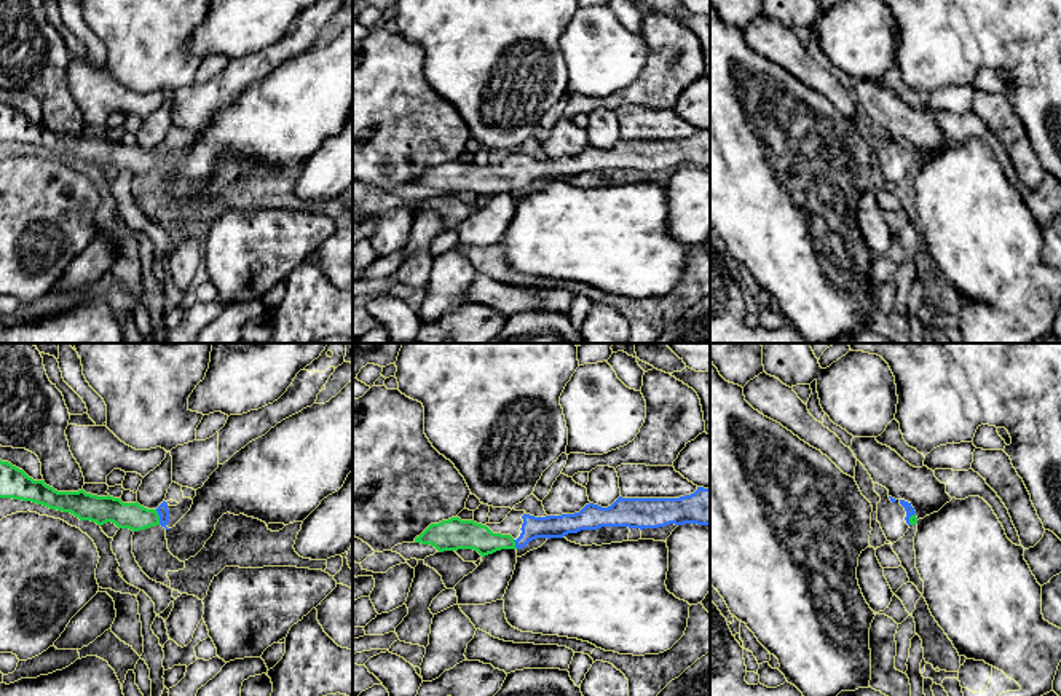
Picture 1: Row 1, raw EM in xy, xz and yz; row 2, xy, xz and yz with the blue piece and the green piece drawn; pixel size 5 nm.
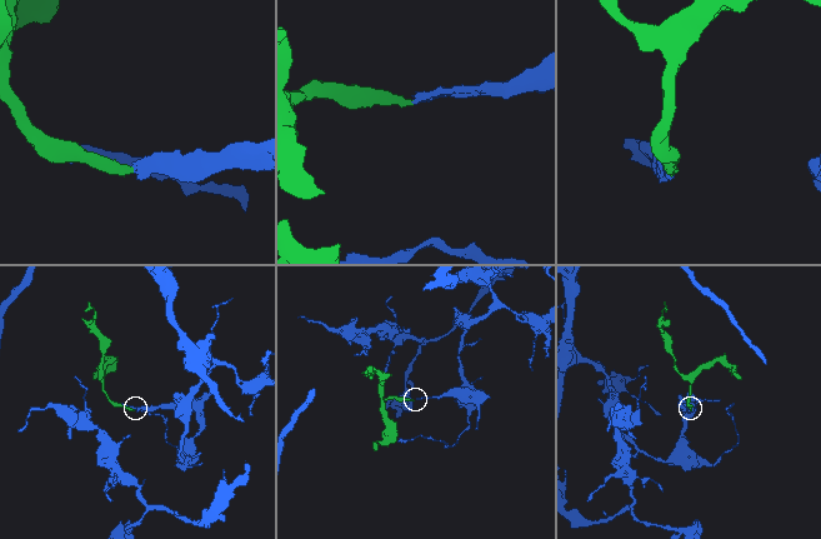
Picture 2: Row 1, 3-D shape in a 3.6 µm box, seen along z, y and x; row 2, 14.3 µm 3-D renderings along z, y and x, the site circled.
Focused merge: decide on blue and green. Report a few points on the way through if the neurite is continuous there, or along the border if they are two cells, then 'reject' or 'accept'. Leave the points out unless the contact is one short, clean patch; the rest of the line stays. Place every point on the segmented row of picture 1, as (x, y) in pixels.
way xy (161, 510), (160, 518), (133, 516); accept

